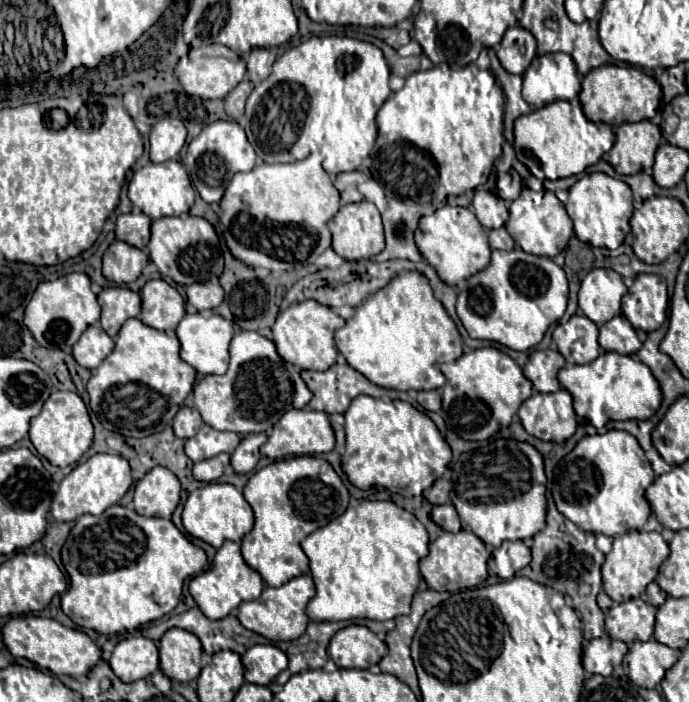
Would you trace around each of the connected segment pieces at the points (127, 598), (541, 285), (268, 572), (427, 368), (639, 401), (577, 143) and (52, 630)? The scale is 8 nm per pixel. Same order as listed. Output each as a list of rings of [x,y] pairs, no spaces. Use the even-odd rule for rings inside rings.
[[[111,506],[101,516],[83,514],[71,528],[63,546],[63,566],[69,574],[69,590],[61,596],[63,612],[79,626],[99,634],[131,634],[139,626],[159,620],[179,604],[183,582],[203,570],[207,556],[203,548],[185,538],[171,520],[147,518],[131,506]]]
[[[513,248],[511,252],[493,250],[489,268],[461,284],[457,316],[471,338],[491,340],[511,350],[529,350],[565,314],[567,294],[565,272],[551,258],[527,254],[521,248]]]
[[[295,456],[277,460],[255,472],[243,496],[255,512],[255,526],[241,542],[245,562],[261,574],[269,586],[283,586],[287,580],[307,574],[309,560],[301,550],[301,540],[341,516],[349,504],[349,492],[333,466],[317,456]]]
[[[403,272],[385,288],[357,306],[355,316],[335,332],[335,346],[345,360],[367,380],[393,390],[435,390],[445,384],[439,358],[445,350],[459,352],[461,334],[435,300],[431,286],[419,272]]]
[[[603,352],[589,364],[567,366],[559,372],[559,384],[571,392],[577,416],[595,428],[603,428],[611,420],[647,420],[661,404],[661,388],[651,370],[633,356]]]
[[[555,100],[555,102],[543,106],[539,110],[535,110],[535,112],[519,116],[514,122],[513,145],[516,156],[518,150],[523,150],[523,148],[531,150],[537,156],[537,160],[541,162],[541,168],[543,168],[545,176],[547,176],[547,172],[555,174],[555,178],[567,178],[567,176],[573,176],[573,174],[581,174],[581,172],[585,172],[585,168],[597,164],[601,160],[601,156],[611,150],[613,142],[615,142],[615,134],[613,134],[613,130],[607,124],[591,122],[583,114],[581,104],[573,104],[569,100]]]
[[[15,616],[11,618],[3,630],[3,642],[7,646],[7,650],[13,656],[21,656],[27,658],[29,662],[37,664],[43,670],[53,672],[55,676],[73,676],[73,678],[81,678],[87,676],[89,670],[101,660],[101,648],[81,630],[75,628],[67,628],[63,624],[59,624],[53,618],[41,618],[41,616]]]

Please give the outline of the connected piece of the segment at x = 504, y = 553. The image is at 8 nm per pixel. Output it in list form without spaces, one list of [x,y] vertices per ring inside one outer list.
[[[521,540],[506,541],[491,552],[488,574],[507,580],[531,562],[531,550]]]

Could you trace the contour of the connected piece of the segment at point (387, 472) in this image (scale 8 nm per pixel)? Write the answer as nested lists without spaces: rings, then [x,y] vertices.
[[[357,396],[345,412],[345,434],[347,450],[343,454],[341,464],[349,480],[363,490],[367,490],[369,486],[385,486],[387,490],[399,492],[401,496],[417,496],[425,488],[431,488],[431,484],[443,476],[451,460],[451,448],[433,424],[433,420],[423,412],[415,410],[409,402],[401,400],[383,402],[371,396]]]

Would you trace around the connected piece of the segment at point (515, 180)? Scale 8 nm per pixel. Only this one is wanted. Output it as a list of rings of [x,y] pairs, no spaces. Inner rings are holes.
[[[515,170],[501,172],[501,174],[497,176],[497,194],[499,194],[503,200],[507,200],[507,202],[515,200],[515,198],[519,196],[521,188],[523,188],[521,176],[519,176]]]

